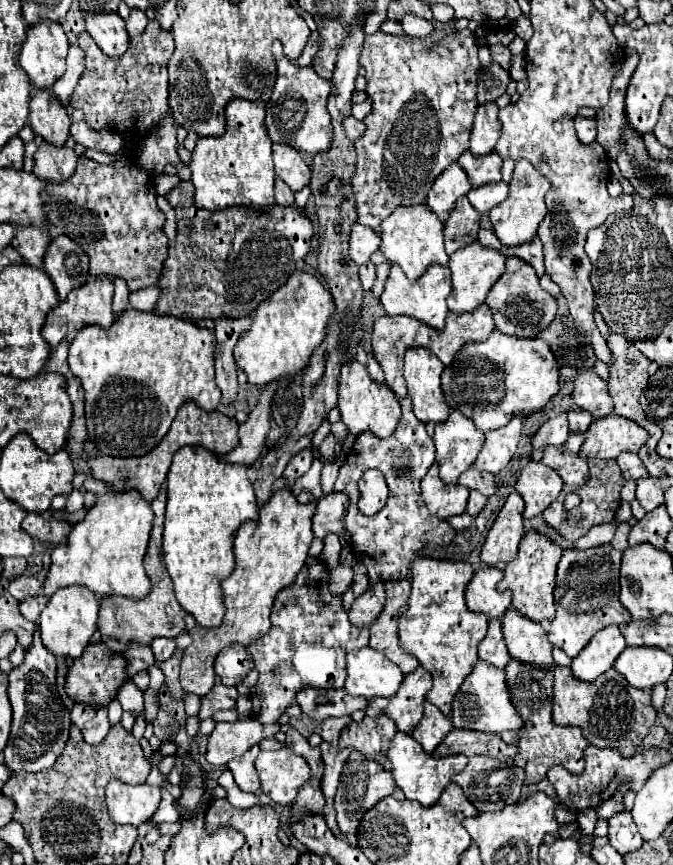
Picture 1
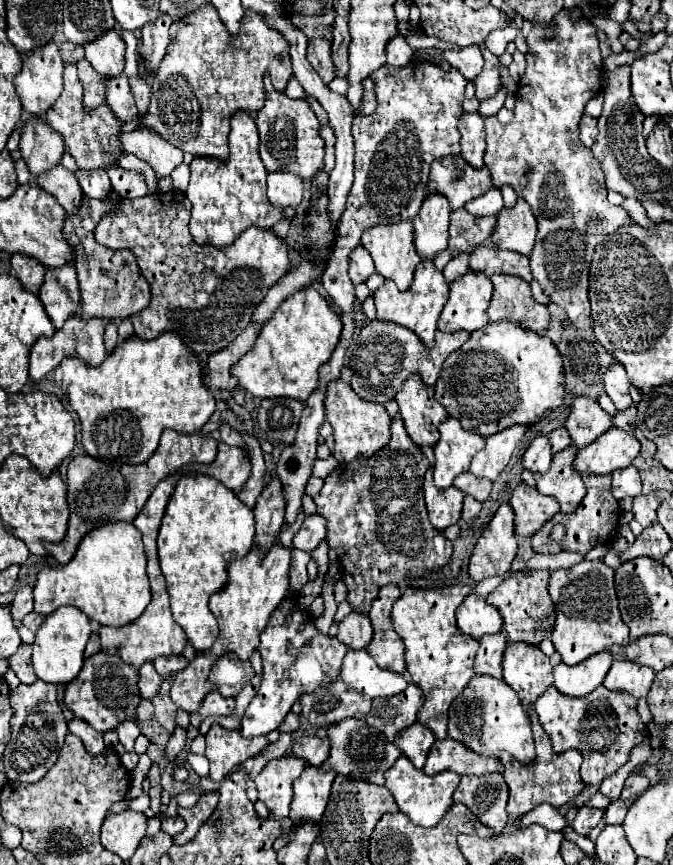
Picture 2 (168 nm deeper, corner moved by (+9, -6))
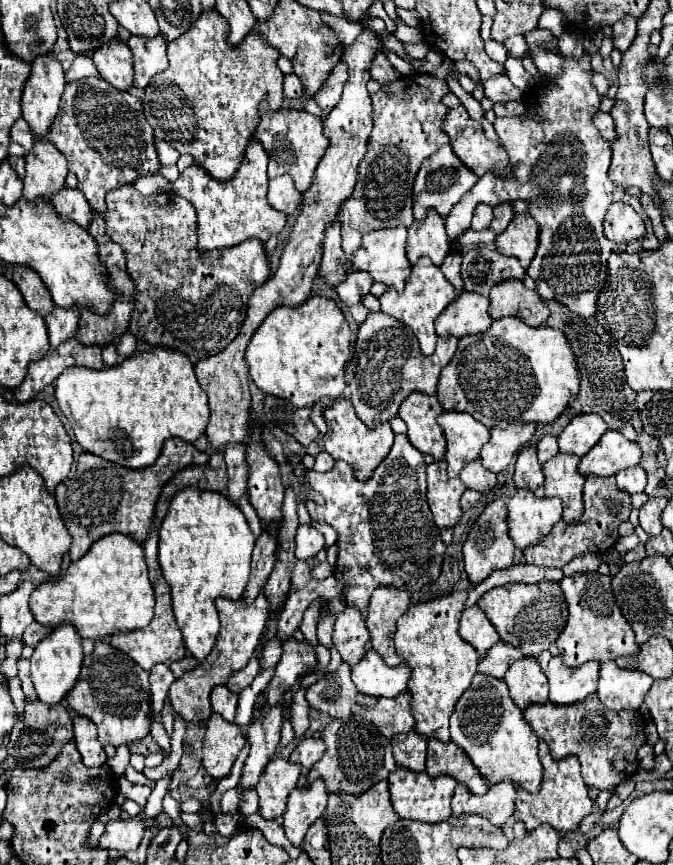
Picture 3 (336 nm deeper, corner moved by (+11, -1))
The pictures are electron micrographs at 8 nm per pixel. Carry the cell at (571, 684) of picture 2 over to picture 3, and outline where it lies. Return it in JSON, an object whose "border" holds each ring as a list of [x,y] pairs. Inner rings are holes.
{"border":[[[559,657],[549,661],[545,671],[549,679],[549,699],[553,705],[573,705],[595,693],[601,663],[585,663],[583,667],[565,667]]]}

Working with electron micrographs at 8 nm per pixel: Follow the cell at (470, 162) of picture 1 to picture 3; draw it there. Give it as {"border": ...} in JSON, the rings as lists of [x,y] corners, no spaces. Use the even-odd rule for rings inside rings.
{"border":[[[443,145],[437,153],[433,153],[431,157],[427,157],[421,163],[419,173],[415,177],[415,185],[413,185],[413,217],[415,217],[415,221],[423,221],[427,217],[429,209],[435,209],[441,217],[447,217],[451,207],[477,183],[477,179],[479,177],[473,171],[467,171],[467,167],[463,167],[463,163],[459,163],[459,159],[451,151],[451,147]]]}

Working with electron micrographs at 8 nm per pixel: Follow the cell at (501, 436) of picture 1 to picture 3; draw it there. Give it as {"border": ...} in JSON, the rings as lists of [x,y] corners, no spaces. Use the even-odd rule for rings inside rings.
{"border":[[[533,423],[511,425],[507,429],[491,429],[491,439],[483,445],[481,451],[481,463],[495,473],[507,469],[513,463],[515,455],[531,443],[533,435]]]}

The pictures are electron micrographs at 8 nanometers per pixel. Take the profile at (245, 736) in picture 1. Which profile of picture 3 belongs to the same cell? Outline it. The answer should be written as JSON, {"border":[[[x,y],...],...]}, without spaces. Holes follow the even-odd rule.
{"border":[[[213,713],[207,721],[207,733],[203,737],[203,767],[213,779],[223,779],[231,773],[235,757],[245,747],[241,727],[227,723],[219,713]]]}

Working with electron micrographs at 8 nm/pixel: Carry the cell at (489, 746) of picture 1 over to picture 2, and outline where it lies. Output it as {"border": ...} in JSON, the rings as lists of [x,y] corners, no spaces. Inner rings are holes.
{"border":[[[445,738],[445,740],[435,740],[425,768],[425,774],[437,774],[443,770],[453,770],[457,774],[489,774],[489,772],[503,772],[503,764],[497,758],[485,758],[465,744]]]}

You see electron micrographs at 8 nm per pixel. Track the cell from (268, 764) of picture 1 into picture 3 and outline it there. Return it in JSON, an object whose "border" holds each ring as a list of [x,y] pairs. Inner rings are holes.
{"border":[[[281,757],[271,759],[271,763],[267,763],[267,771],[263,773],[259,787],[255,787],[259,795],[261,817],[279,819],[285,813],[287,797],[295,789],[299,771],[301,771],[299,763],[291,763]]]}

